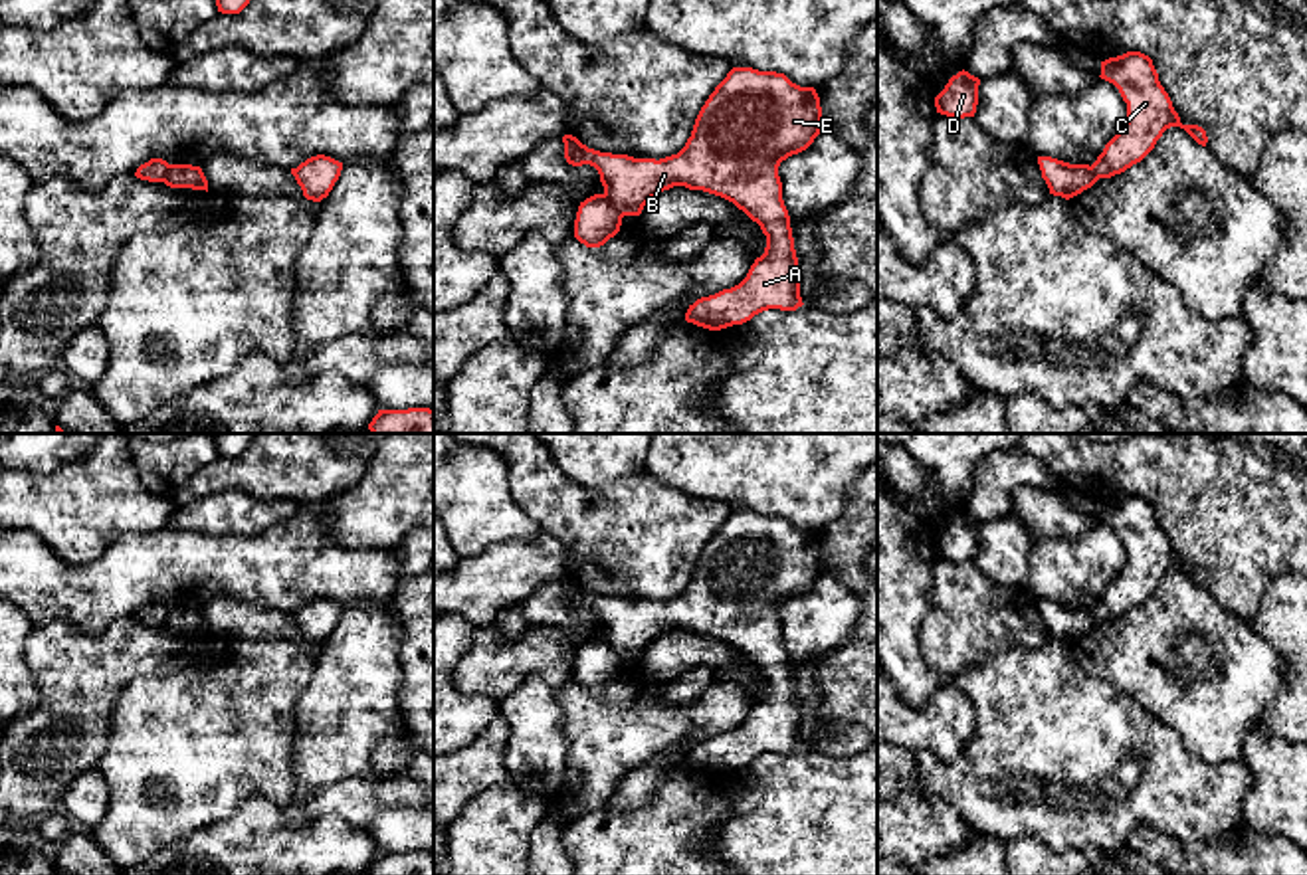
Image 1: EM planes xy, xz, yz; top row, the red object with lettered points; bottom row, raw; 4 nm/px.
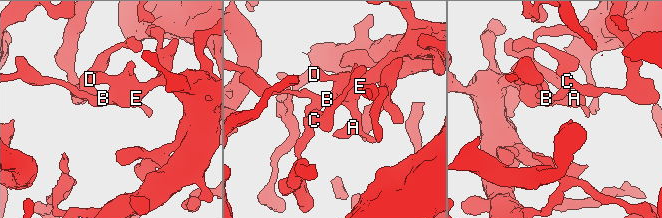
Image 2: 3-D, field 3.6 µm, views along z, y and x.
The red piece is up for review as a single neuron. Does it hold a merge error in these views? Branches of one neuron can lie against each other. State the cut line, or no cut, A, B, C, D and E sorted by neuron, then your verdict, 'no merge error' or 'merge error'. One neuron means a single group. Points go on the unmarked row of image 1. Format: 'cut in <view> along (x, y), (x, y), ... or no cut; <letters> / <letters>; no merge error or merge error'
no cut; A B C D E; no merge error

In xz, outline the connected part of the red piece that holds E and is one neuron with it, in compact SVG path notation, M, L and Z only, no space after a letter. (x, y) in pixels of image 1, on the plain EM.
M733 511L701 550L677 598L634 602L588 592L564 578L566 606L594 610L604 630L602 637L580 645L574 681L586 691L600 691L620 675L624 659L640 659L663 633L703 633L733 645L756 665L766 691L739 729L697 742L685 764L721 774L768 752L796 754L804 746L778 610L806 594L822 572L814 531L800 531L776 515Z

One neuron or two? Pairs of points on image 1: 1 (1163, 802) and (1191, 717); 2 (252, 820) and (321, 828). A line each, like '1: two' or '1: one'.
1: two
2: one

